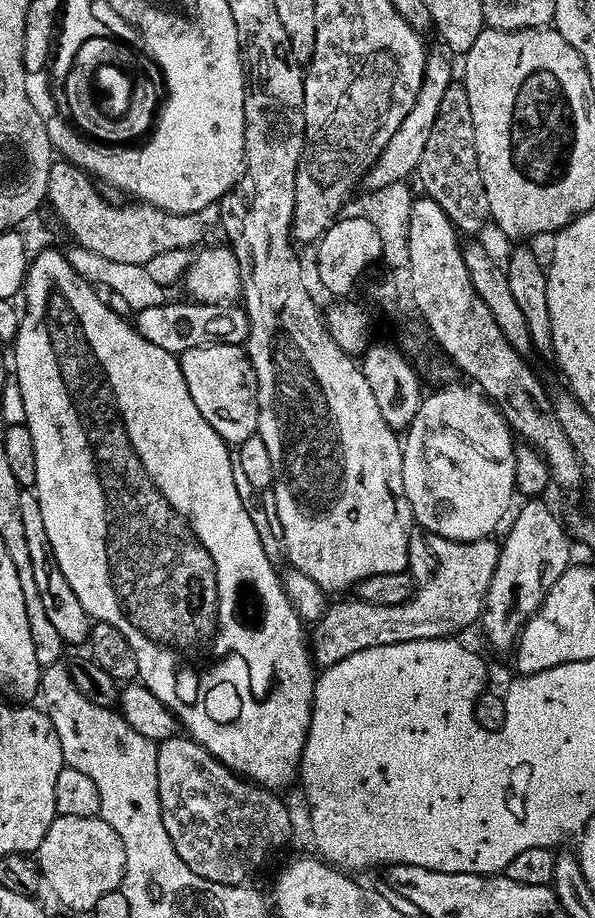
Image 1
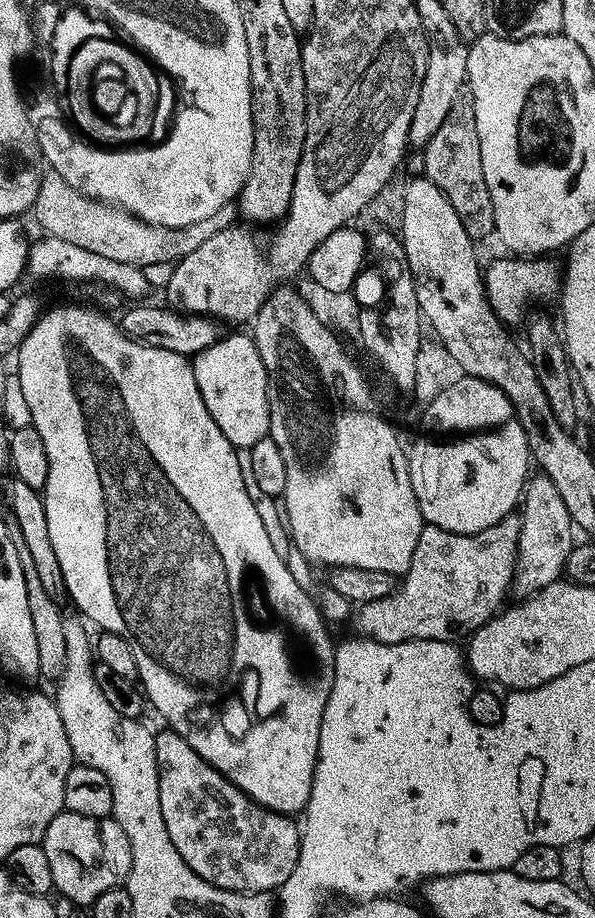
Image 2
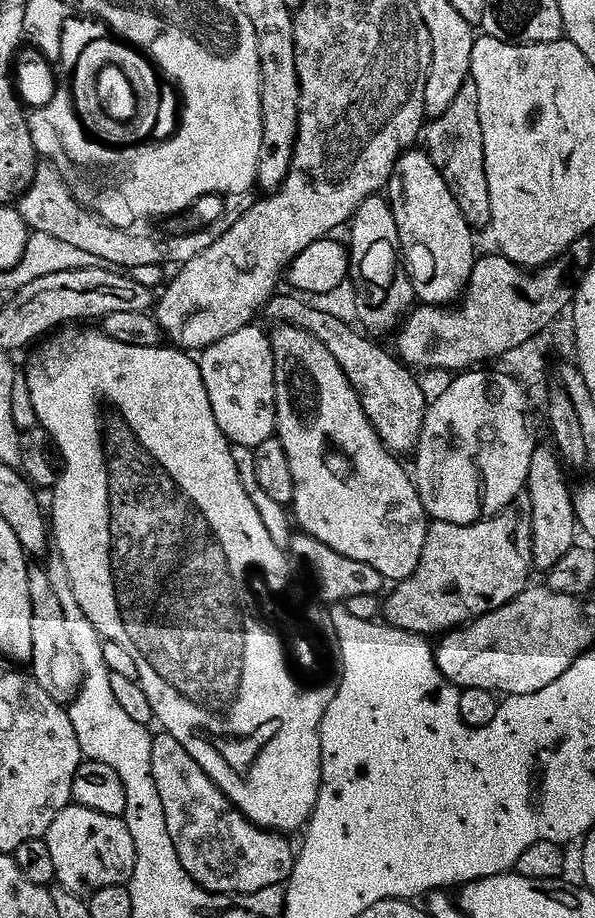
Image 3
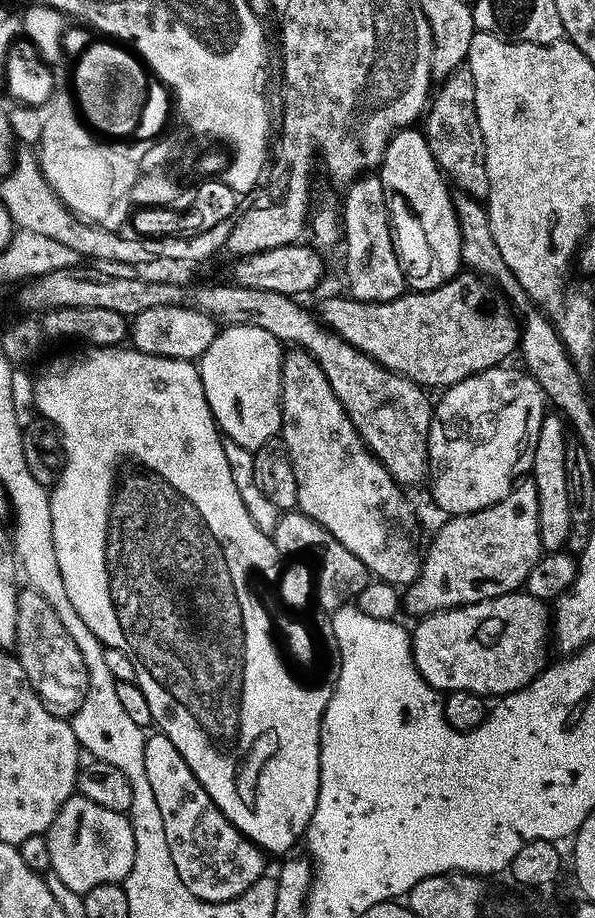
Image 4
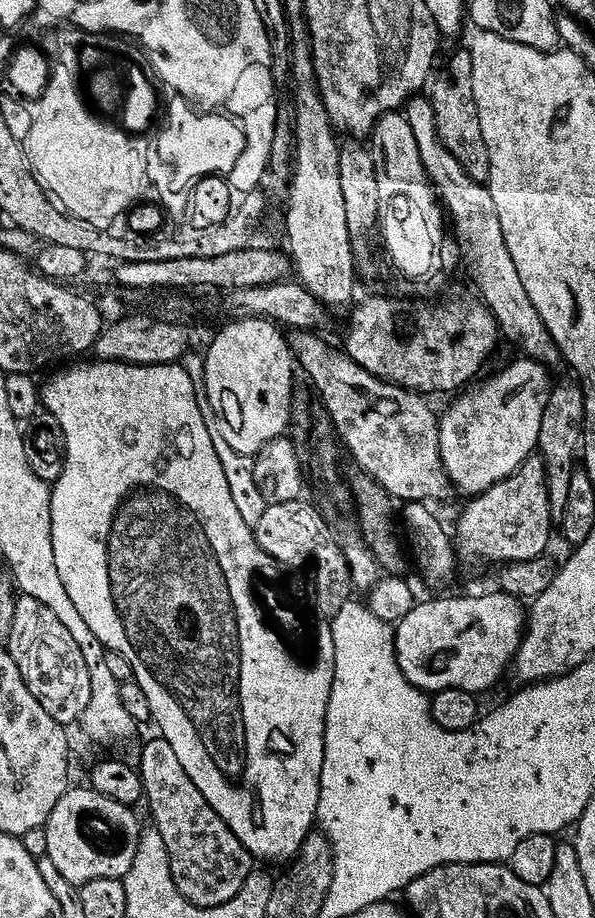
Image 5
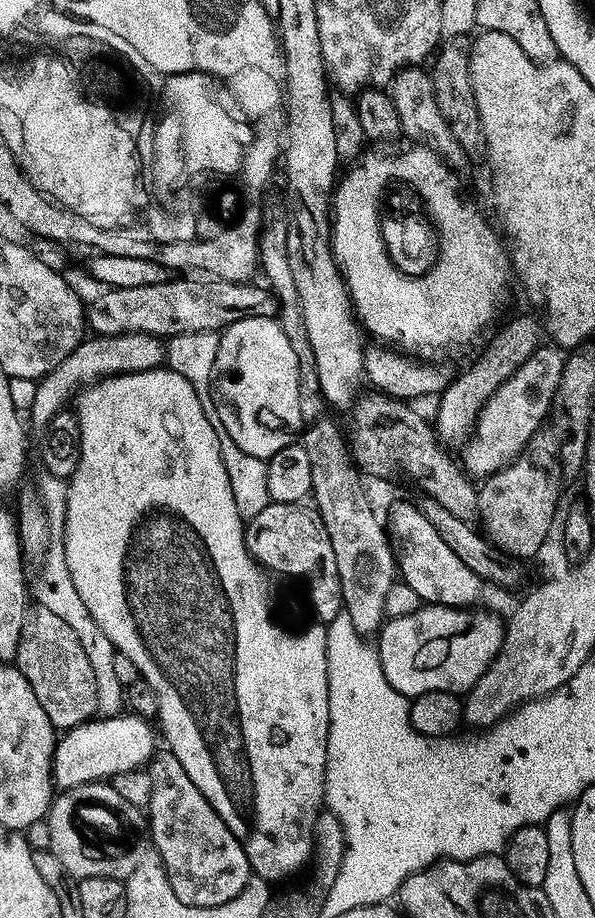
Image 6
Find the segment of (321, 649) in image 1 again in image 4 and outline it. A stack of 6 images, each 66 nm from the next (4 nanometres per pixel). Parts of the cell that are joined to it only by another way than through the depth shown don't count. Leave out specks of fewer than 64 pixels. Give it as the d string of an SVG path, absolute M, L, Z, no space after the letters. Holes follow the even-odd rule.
M531 478L521 479L494 506L465 516L448 516L445 521L423 553L416 583L407 585L402 596L403 611L415 618L521 591L545 551L539 534L538 490Z

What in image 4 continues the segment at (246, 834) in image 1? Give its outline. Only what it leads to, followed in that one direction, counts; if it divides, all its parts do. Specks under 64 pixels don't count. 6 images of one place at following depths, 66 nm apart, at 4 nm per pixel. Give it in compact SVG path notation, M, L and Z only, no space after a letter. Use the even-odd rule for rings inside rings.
M156 730L153 733L144 741L146 782L150 782L158 811L162 813L166 842L170 842L174 870L178 870L182 886L206 902L226 902L238 898L265 875L265 853L245 838L222 814L222 810L218 810L218 806L214 806L210 794L206 794L198 778L194 778L194 770L186 766L182 754L178 754L174 742L170 742L164 732Z

